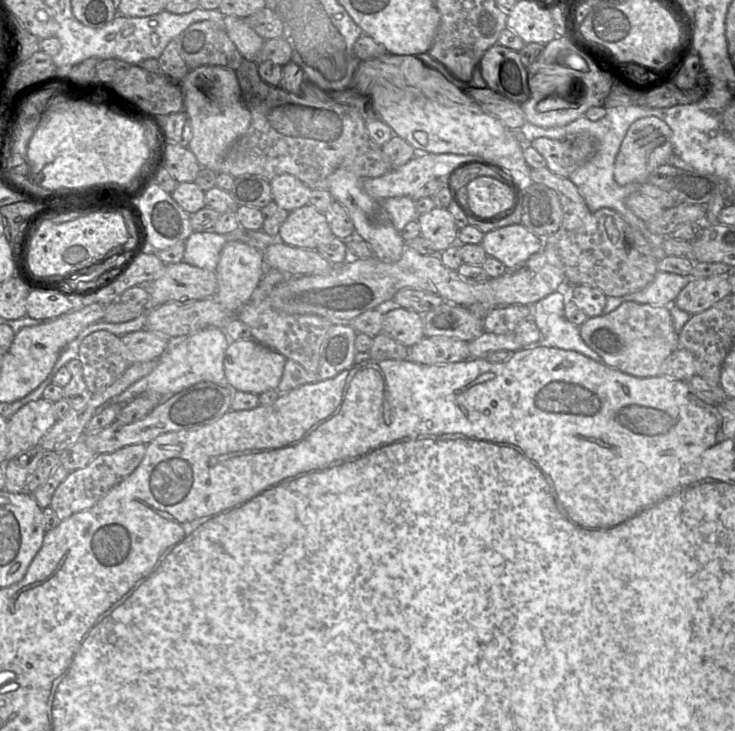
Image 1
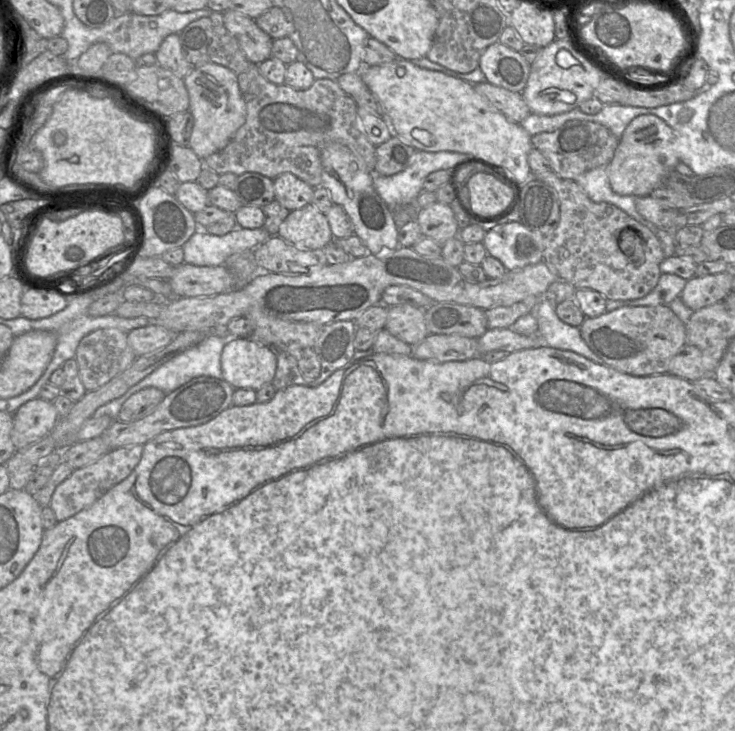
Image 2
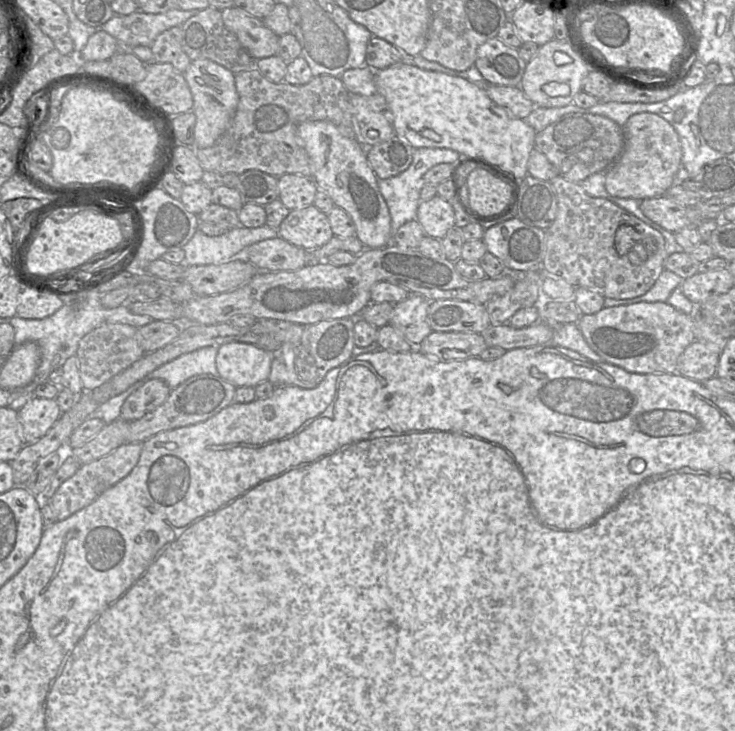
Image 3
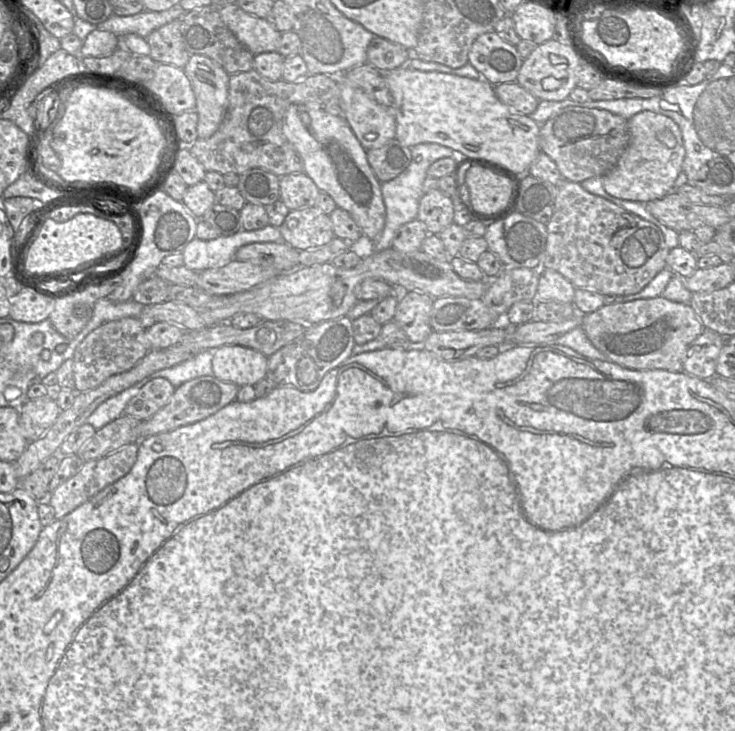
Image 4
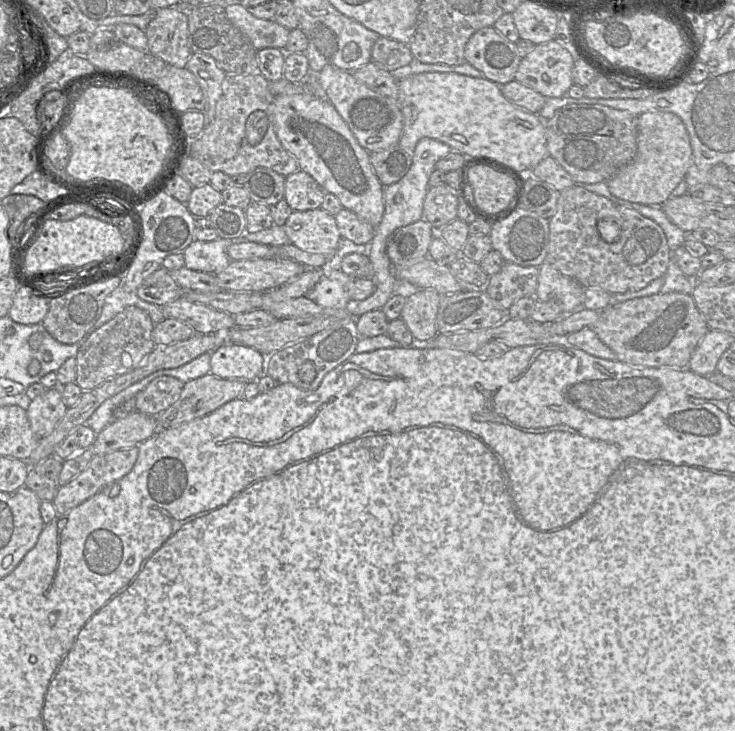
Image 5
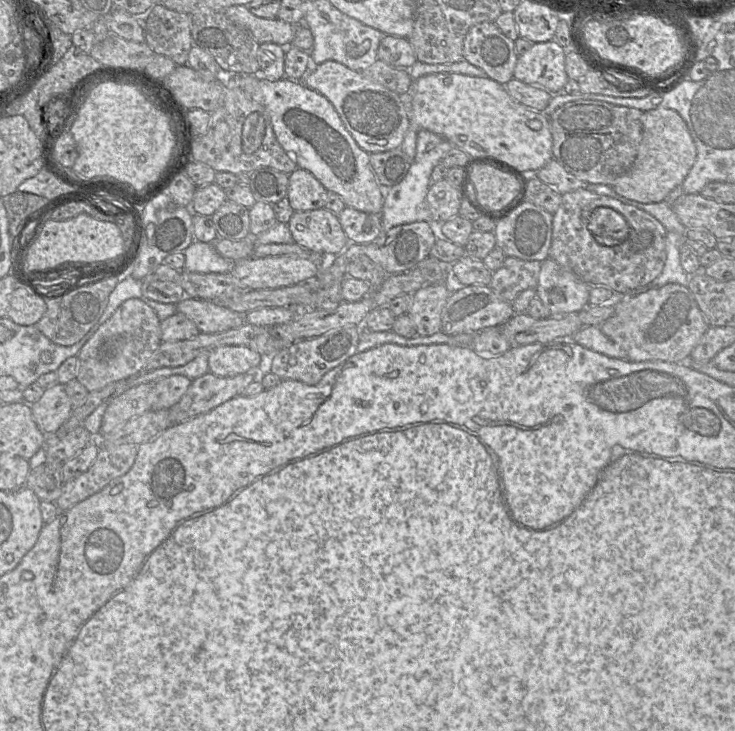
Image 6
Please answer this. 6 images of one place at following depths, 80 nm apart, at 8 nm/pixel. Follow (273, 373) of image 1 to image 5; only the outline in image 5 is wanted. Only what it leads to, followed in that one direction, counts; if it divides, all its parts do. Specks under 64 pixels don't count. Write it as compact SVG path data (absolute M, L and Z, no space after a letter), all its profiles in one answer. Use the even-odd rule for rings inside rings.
M226 343L211 352L210 374L221 379L255 381L265 373L266 359L254 348Z

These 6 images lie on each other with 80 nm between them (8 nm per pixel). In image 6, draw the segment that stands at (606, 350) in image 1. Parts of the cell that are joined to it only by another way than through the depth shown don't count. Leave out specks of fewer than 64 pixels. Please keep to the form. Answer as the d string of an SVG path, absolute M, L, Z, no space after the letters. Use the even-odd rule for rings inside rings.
M669 283L631 297L621 297L611 317L599 327L622 348L632 362L664 361L685 363L710 328L692 292L686 286Z

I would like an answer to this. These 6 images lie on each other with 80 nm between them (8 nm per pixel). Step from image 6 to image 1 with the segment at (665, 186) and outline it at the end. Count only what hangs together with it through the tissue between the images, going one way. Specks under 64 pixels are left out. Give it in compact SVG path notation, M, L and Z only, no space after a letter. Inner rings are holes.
M657 117L637 119L631 124L621 143L614 164L614 179L620 186L645 183L656 168L667 164L667 159L671 155L671 129Z

